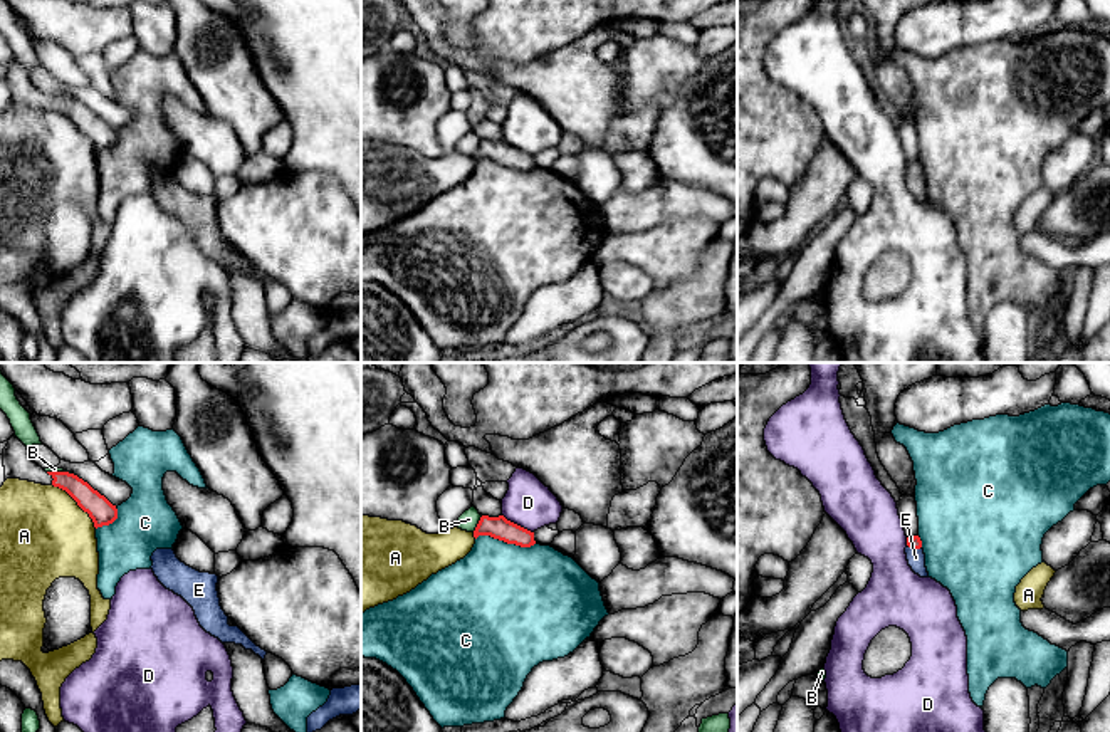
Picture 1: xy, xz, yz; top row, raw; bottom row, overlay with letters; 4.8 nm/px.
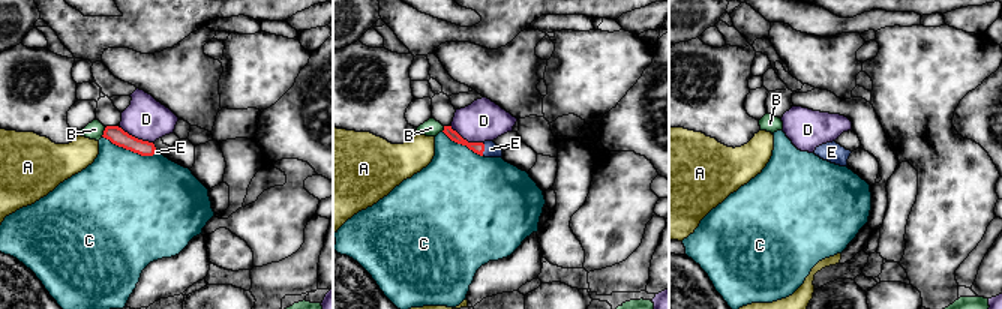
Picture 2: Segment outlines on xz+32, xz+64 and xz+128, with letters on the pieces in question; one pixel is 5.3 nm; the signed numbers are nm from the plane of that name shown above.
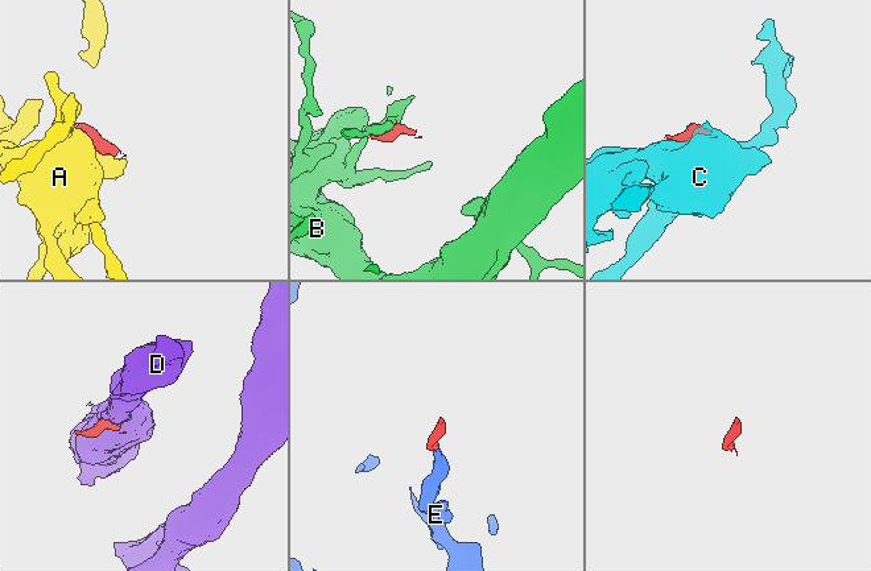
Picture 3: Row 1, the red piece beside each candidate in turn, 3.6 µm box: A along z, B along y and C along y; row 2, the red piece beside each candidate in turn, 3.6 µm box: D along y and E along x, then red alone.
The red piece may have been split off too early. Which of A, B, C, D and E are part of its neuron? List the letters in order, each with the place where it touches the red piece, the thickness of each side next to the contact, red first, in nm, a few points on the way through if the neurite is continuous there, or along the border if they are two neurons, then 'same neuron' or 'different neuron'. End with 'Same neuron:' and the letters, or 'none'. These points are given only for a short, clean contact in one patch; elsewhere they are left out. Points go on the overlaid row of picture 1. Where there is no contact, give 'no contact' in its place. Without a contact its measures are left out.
A: xy (78, 504) | 120/440 nm | along xy (52, 484), (61, 487), (88, 514), (96, 528) | different neuron
B: xz (477, 524) | 110/90 nm | along xz (482, 516), (472, 531) | different neuron
C: xz (506, 541) | 110/480 nm | different neuron
D: xz (516, 524) | 110/220 nm | along xz (502, 514), (533, 533) | different neuron
E: yz (914, 548) | 60/90 nm | across yz (914, 543), (914, 548), (916, 558) | same neuron
Same neuron: E

